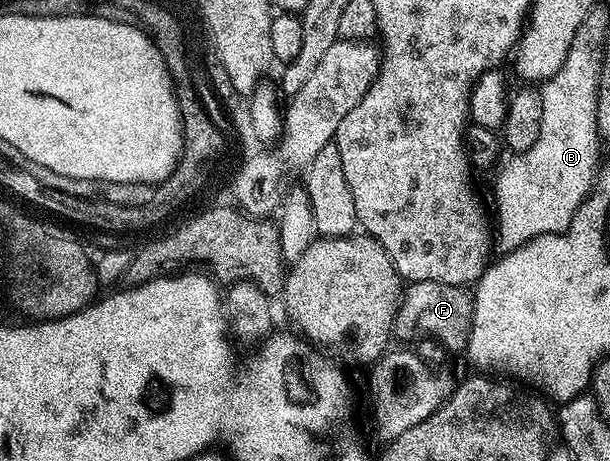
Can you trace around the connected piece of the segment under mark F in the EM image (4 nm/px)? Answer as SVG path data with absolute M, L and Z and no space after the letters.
M412 281L405 286L402 294L402 304L394 320L393 336L402 340L399 342L410 343L406 341L414 341L423 333L426 339L441 345L451 354L461 354L470 338L473 314L474 298L463 286Z

